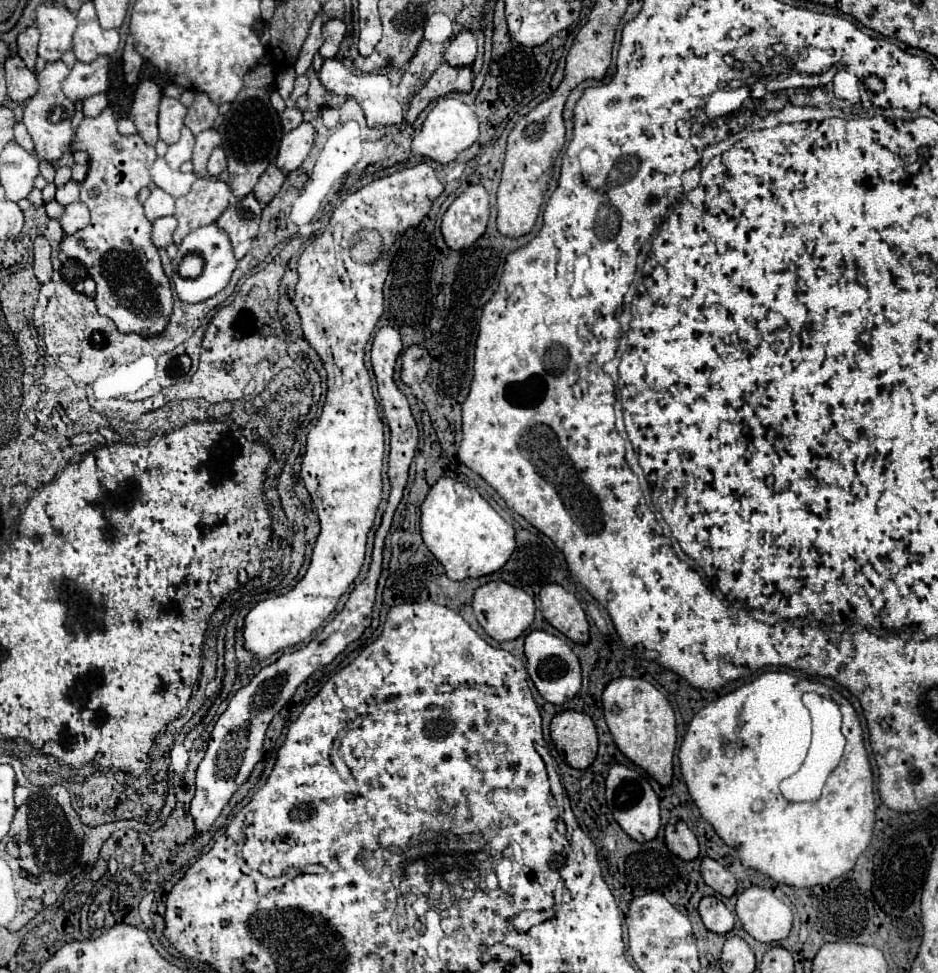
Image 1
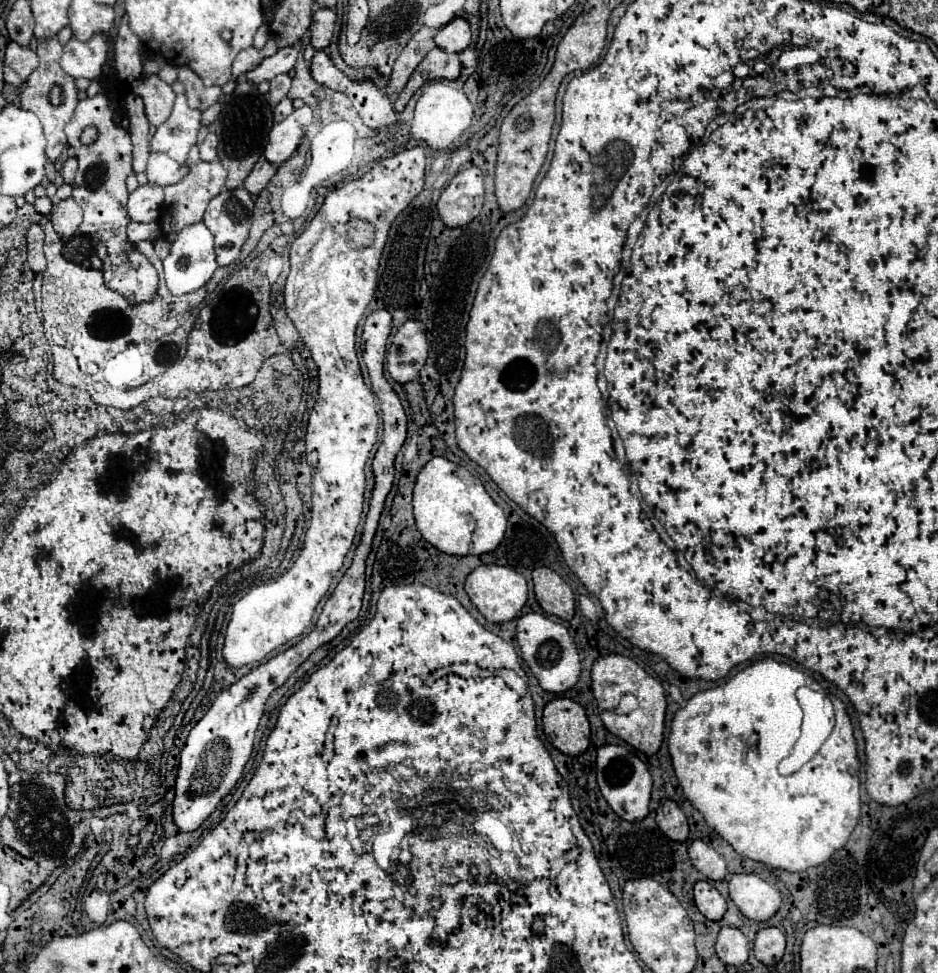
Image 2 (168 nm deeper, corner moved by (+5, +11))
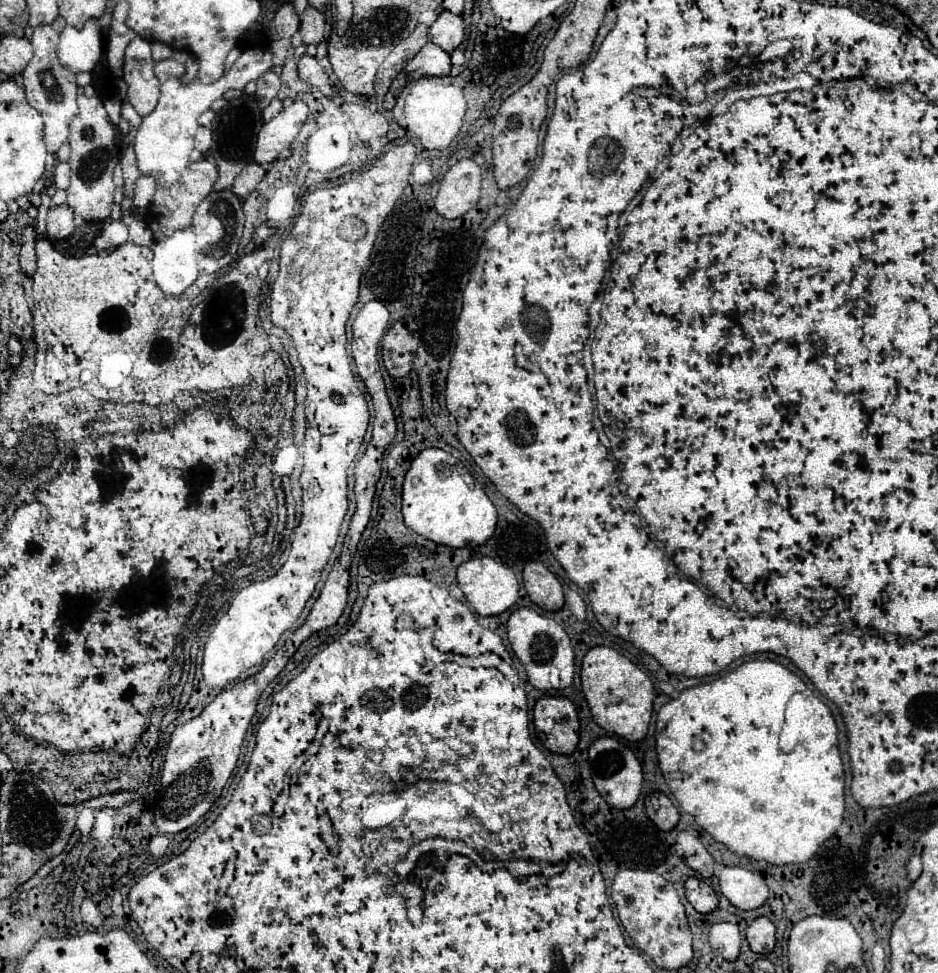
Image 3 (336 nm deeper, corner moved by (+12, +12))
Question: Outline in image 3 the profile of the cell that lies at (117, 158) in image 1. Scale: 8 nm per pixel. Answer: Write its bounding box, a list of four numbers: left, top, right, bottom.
[67,95,119,221]

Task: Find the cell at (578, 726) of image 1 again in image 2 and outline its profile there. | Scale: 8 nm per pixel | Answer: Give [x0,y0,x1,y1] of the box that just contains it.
[542,698,590,756]

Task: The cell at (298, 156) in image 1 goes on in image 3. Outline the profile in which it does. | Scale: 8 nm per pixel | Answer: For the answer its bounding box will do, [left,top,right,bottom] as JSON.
[255,101,309,165]

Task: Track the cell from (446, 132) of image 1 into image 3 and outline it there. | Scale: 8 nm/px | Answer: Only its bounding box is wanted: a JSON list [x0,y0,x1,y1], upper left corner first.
[405,77,467,151]

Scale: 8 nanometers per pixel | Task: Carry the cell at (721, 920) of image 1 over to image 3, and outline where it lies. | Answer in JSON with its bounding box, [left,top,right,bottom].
[685,877,719,913]

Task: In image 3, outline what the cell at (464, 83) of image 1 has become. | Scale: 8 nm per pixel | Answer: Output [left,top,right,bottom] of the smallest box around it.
[383,43,451,109]

